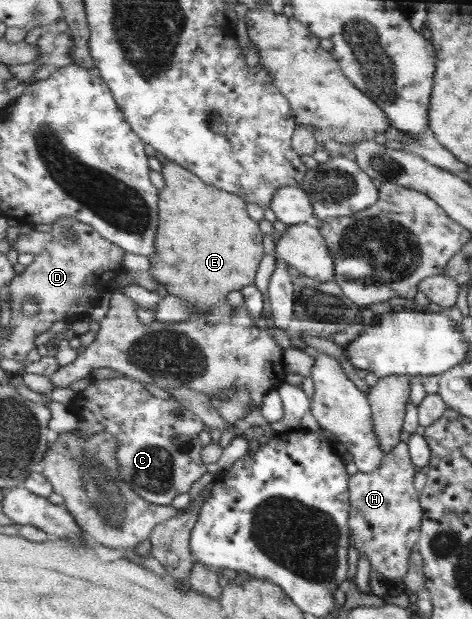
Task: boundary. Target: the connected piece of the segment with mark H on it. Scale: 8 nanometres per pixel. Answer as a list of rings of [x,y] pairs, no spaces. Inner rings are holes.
[[[401,442],[385,455],[381,465],[371,473],[357,472],[348,482],[351,503],[348,524],[353,529],[353,547],[365,555],[371,571],[383,577],[388,587],[403,579],[409,571],[409,555],[420,539],[424,511],[419,507],[419,493],[413,489],[415,467],[407,443]]]

